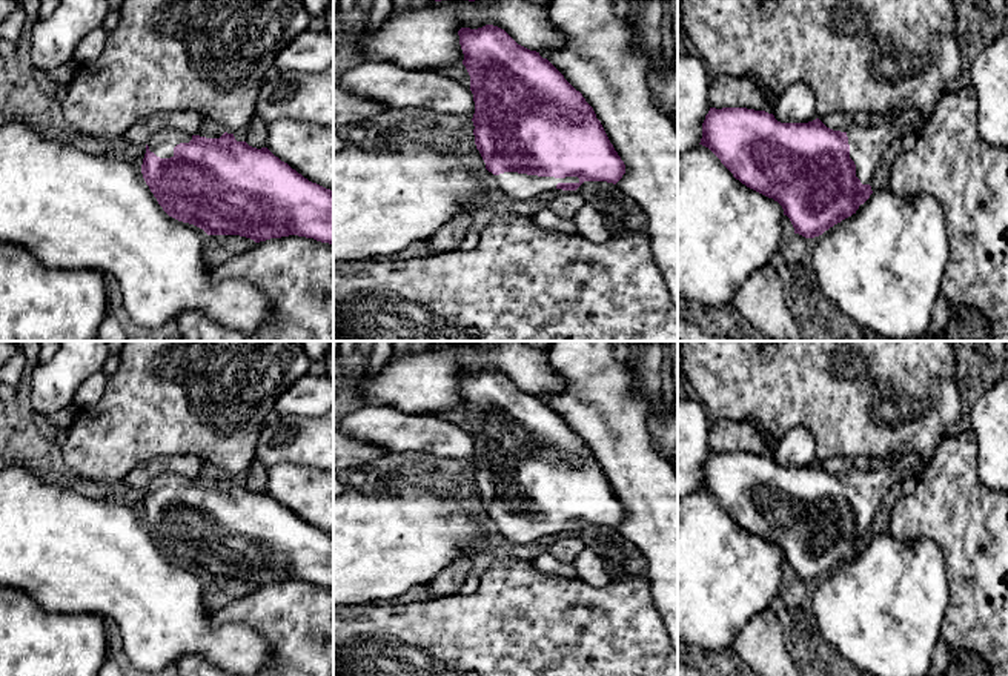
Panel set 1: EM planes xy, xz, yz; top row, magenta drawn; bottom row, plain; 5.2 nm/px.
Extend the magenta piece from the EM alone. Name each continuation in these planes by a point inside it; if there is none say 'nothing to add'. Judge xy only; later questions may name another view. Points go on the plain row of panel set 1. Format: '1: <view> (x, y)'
1: xy (162, 489)

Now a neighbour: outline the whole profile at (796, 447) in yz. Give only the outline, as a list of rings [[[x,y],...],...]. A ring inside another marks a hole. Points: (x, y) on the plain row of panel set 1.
[[[796,426],[773,442],[774,462],[781,467],[808,467],[817,462],[817,447],[813,433]]]

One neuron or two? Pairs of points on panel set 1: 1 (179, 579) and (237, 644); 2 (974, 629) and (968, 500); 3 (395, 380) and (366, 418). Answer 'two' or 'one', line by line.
1: one
2: one
3: two

